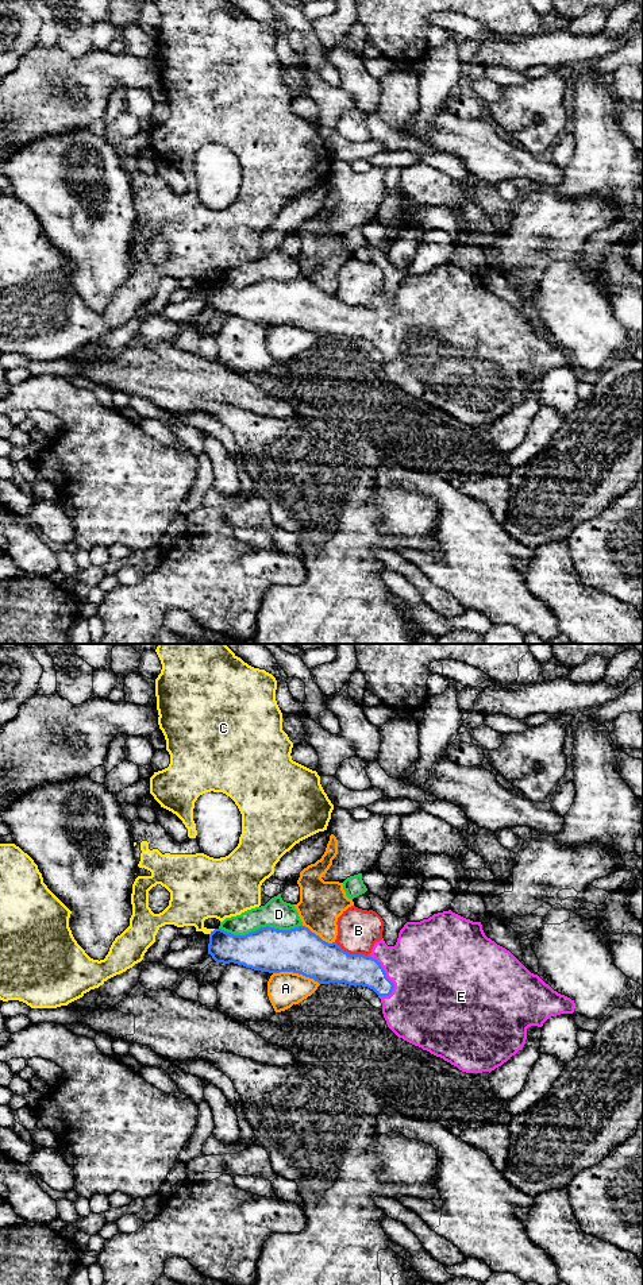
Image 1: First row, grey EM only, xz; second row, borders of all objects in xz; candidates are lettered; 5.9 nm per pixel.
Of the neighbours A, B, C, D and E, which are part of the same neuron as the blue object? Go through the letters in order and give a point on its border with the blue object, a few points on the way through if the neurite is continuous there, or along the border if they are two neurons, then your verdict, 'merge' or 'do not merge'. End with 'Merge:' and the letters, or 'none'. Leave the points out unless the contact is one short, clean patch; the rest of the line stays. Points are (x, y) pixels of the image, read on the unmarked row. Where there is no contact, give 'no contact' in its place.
A: contact xz (296, 324); do not merge
B: contact xz (351, 307); do not merge
C: contact xz (212, 284); do not merge
D: contact xz (261, 280); do not merge
E: contact xz (385, 327); way xz (354, 321), (385, 327), (426, 317); merge
Merge: E

